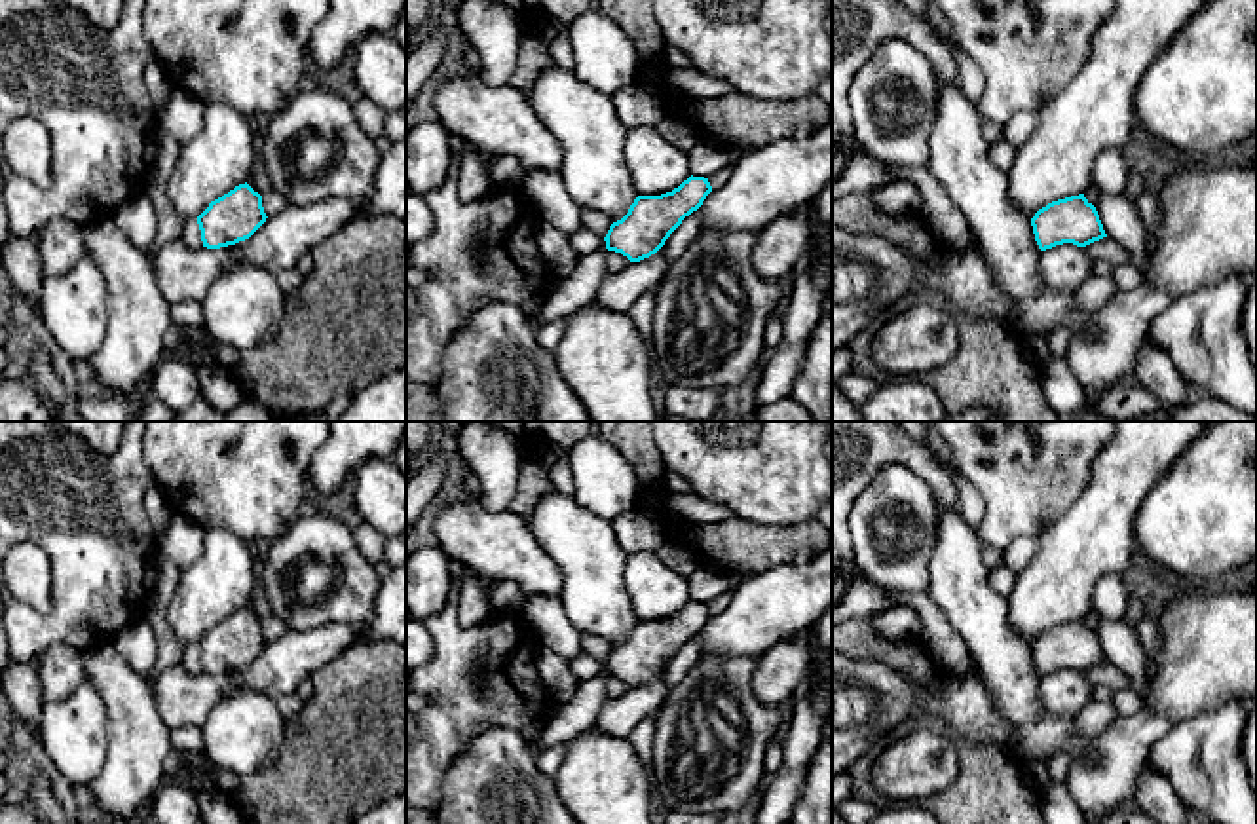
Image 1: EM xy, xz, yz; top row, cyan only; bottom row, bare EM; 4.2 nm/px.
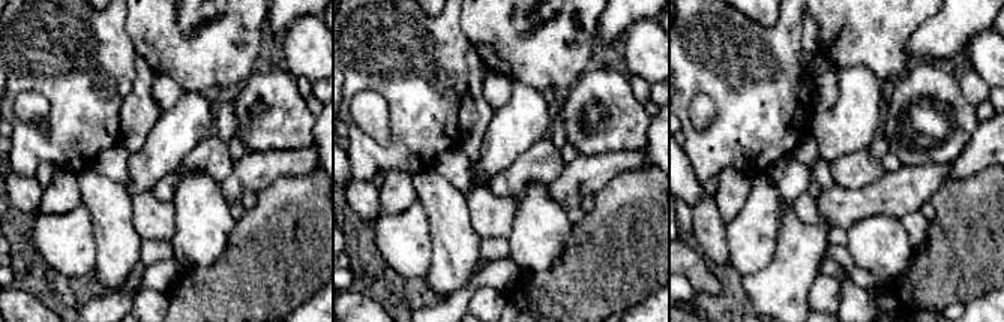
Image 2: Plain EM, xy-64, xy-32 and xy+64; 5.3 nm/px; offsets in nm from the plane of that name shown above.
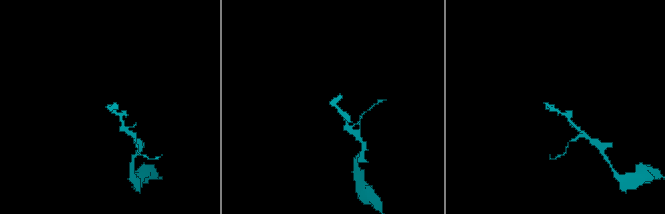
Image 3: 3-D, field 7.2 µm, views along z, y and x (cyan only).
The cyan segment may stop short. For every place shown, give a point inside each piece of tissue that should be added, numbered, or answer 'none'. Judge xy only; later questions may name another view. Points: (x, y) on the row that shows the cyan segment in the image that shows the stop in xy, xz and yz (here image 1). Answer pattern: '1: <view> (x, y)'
1: xy (190, 234)

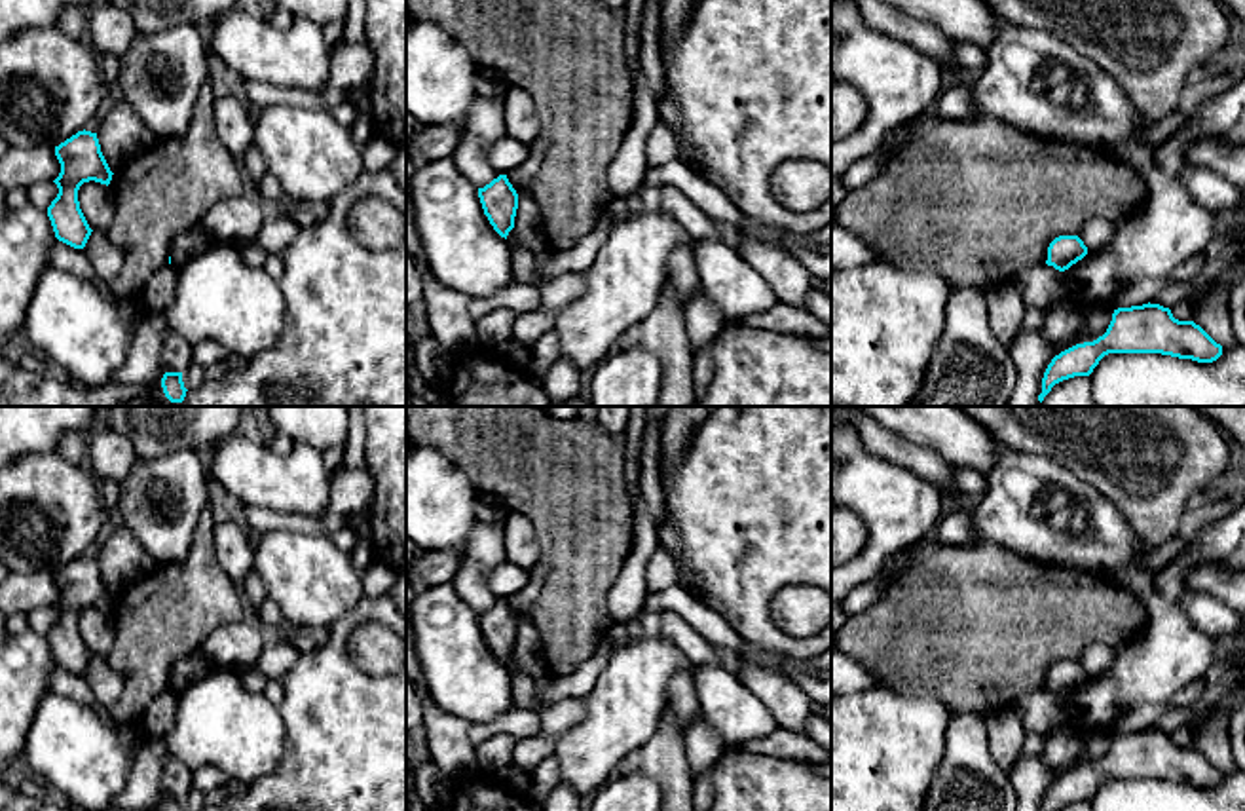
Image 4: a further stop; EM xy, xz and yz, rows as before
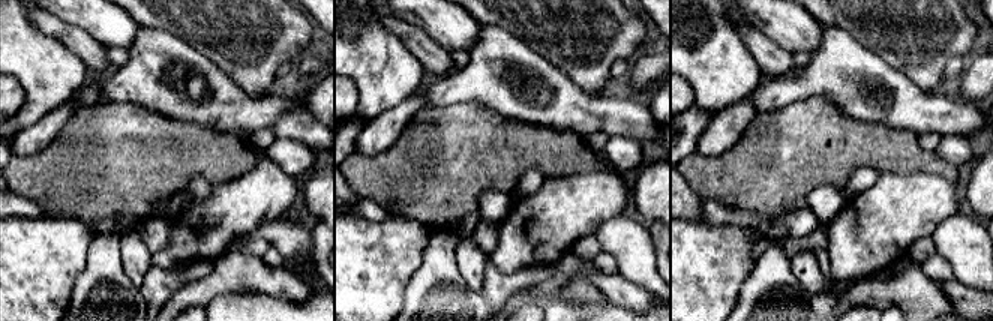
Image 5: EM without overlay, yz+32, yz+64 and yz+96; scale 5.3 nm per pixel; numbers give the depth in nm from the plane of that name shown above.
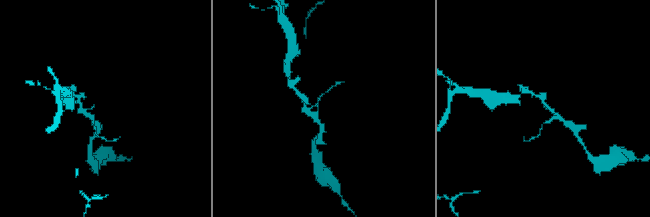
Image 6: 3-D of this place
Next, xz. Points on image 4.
none

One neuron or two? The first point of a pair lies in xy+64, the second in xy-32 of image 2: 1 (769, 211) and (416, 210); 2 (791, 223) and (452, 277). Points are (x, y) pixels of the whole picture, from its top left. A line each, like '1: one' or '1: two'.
1: one
2: one

